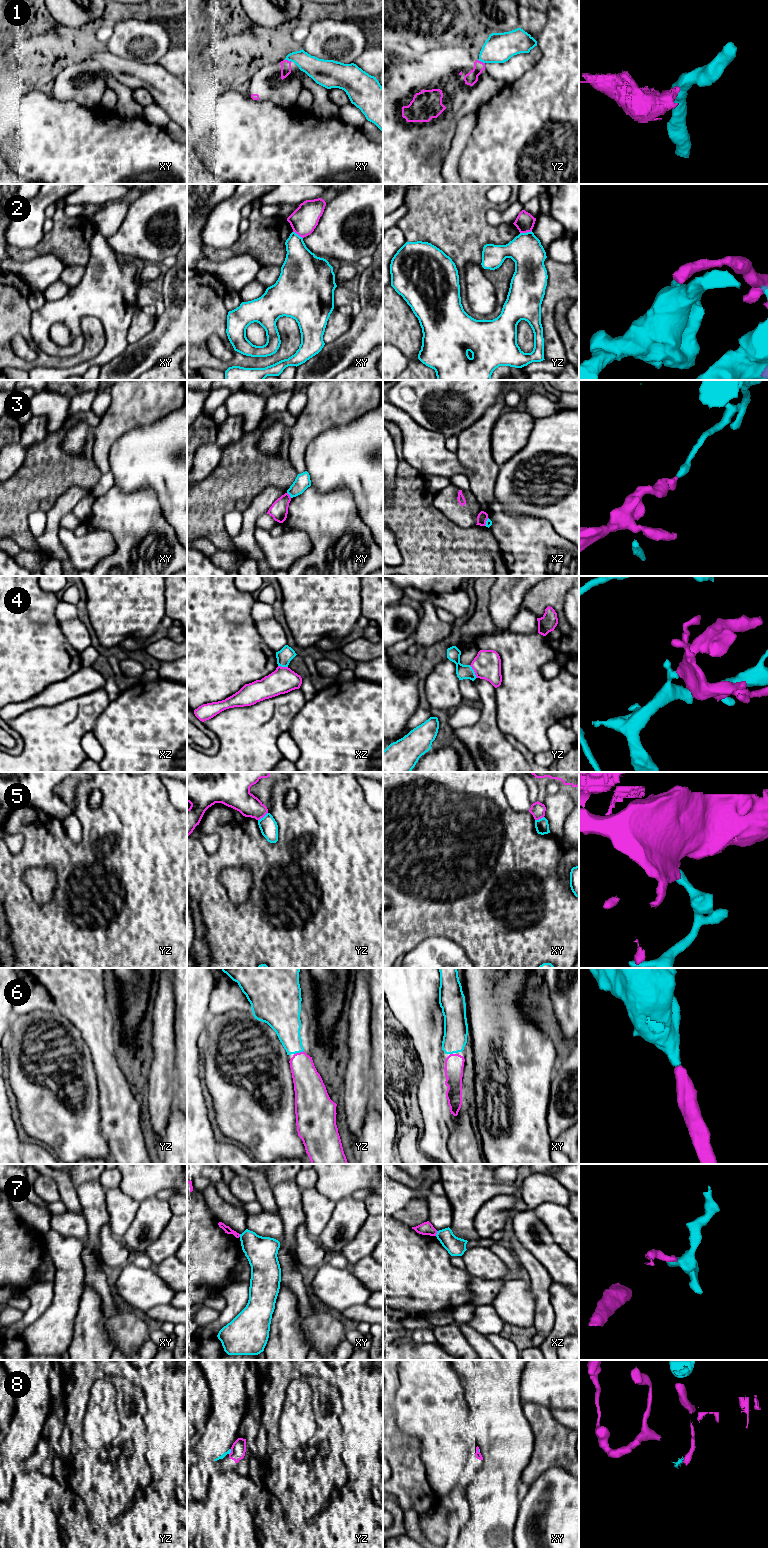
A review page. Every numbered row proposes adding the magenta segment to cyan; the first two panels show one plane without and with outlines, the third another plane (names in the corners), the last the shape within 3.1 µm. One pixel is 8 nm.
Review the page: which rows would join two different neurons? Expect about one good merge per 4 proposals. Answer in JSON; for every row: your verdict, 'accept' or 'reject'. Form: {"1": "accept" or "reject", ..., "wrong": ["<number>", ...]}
{"1": "reject", "2": "reject", "3": "reject", "4": "reject", "5": "reject", "6": "accept", "7": "reject", "8": "reject", "wrong": ["1", "2", "3", "4", "5", "7", "8"]}

